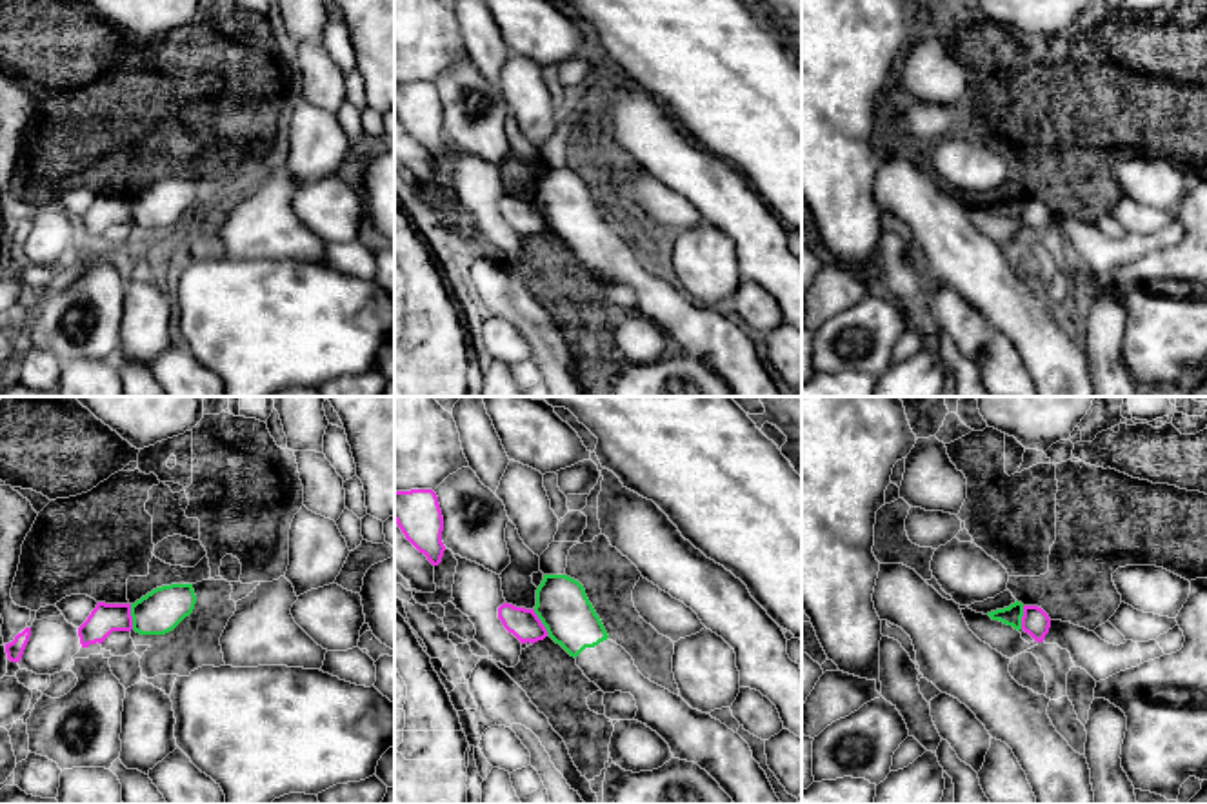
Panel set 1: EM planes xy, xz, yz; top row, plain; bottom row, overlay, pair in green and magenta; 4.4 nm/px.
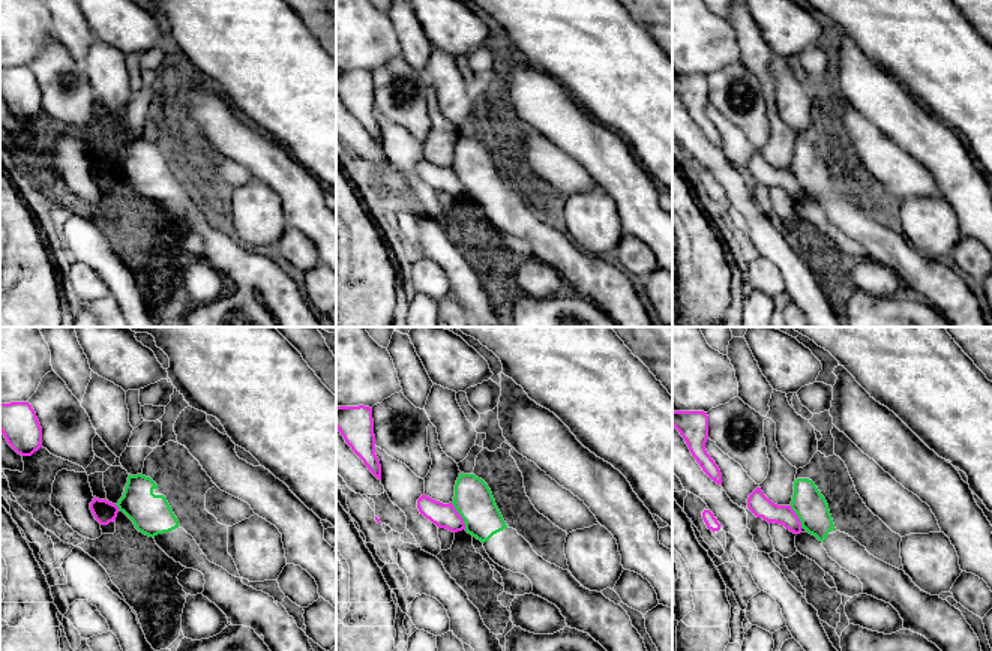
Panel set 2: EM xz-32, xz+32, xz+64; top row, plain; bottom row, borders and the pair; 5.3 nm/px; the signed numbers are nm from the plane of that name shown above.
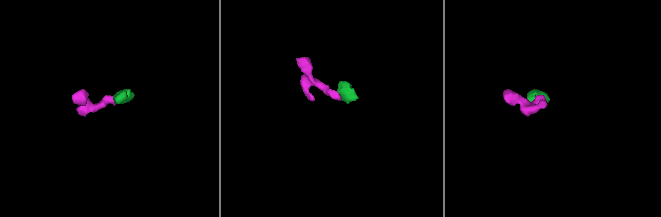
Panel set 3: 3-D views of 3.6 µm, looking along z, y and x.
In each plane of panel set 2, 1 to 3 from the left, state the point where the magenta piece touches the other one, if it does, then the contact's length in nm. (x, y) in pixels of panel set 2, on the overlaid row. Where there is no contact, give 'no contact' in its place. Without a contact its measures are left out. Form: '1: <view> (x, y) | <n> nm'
1: xz-32 (117, 506) | 40 nm
2: xz+32 (461, 516) | 170 nm
3: xz+64 (797, 515) | 140 nm

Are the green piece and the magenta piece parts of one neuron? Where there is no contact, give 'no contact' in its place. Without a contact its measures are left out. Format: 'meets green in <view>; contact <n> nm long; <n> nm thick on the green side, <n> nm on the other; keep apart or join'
meets green in xy; contact 110 nm long; 190 nm thick on the green side, 140 nm on the other; keep apart

